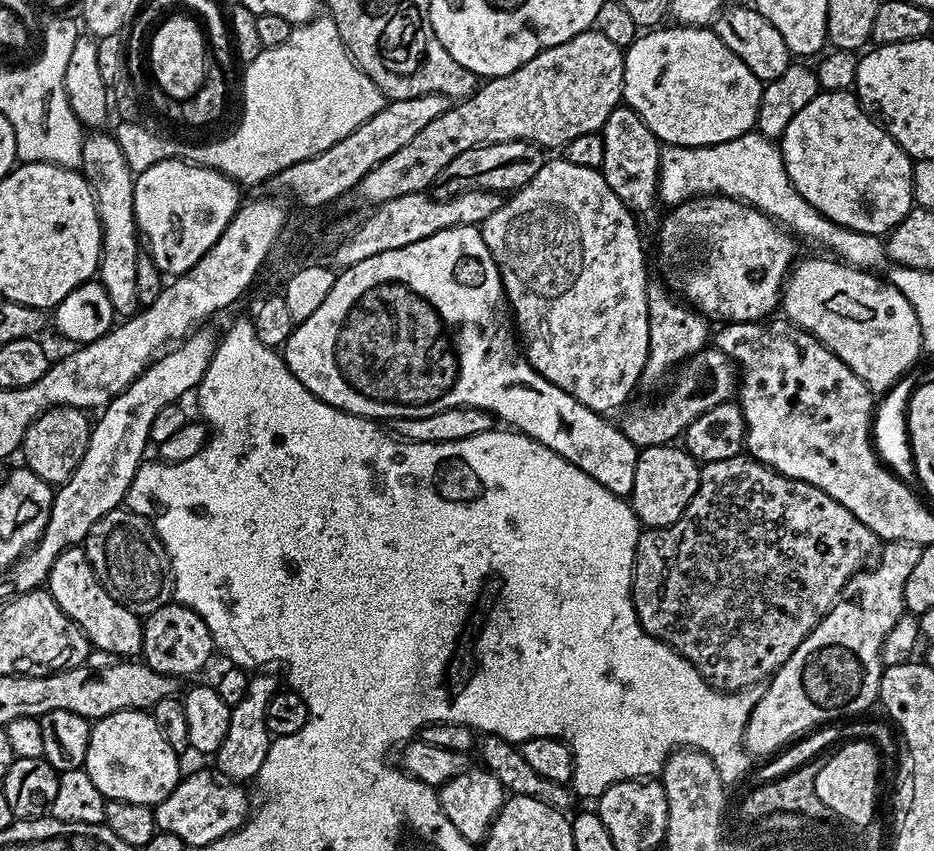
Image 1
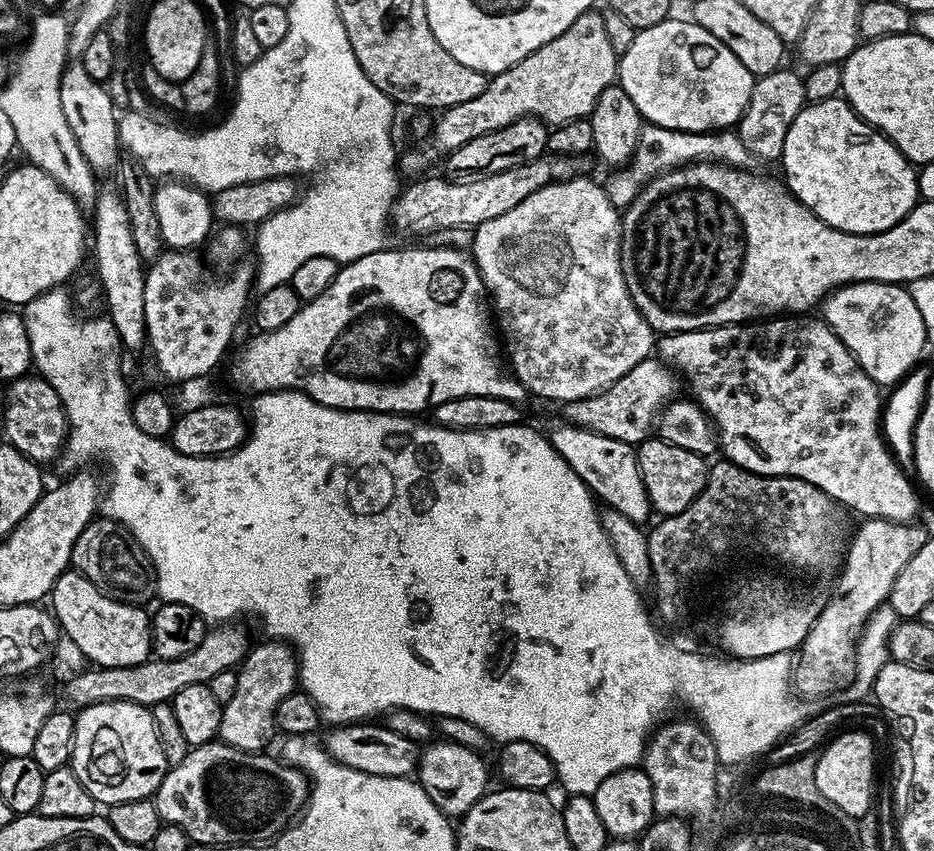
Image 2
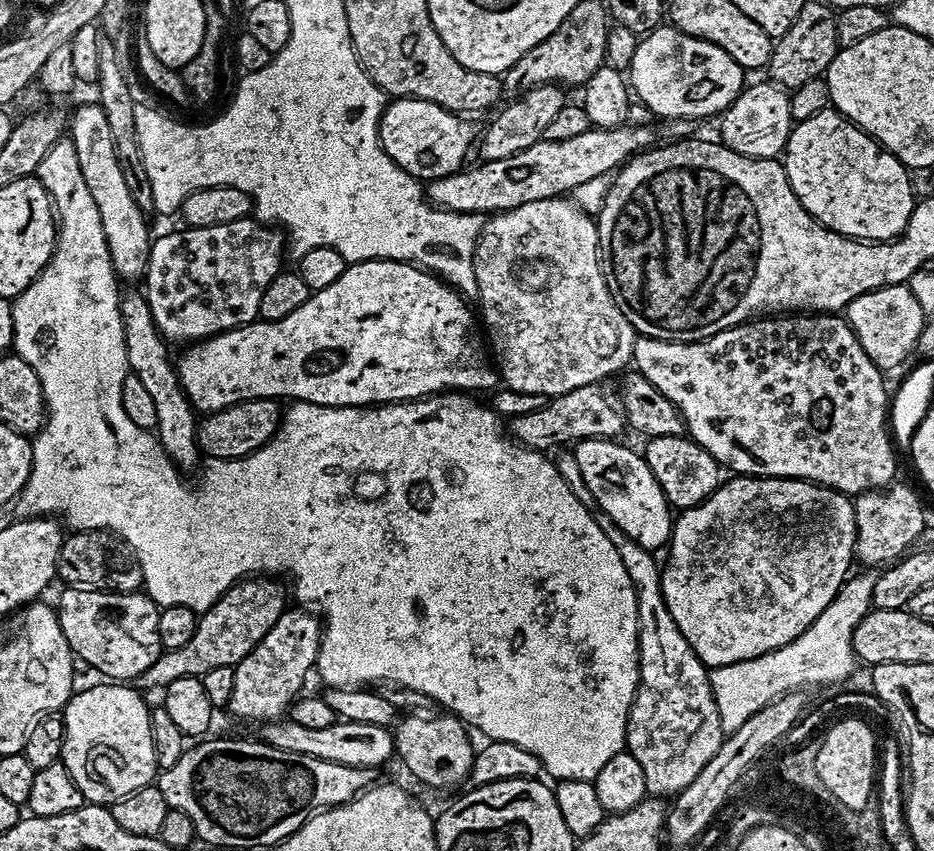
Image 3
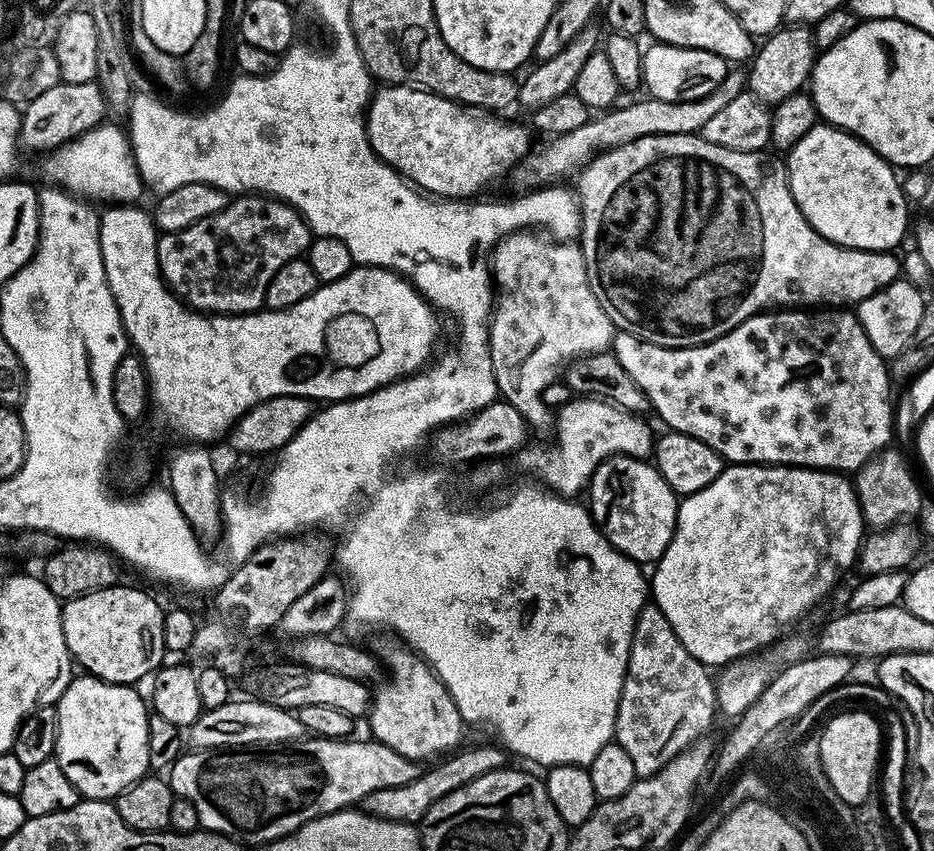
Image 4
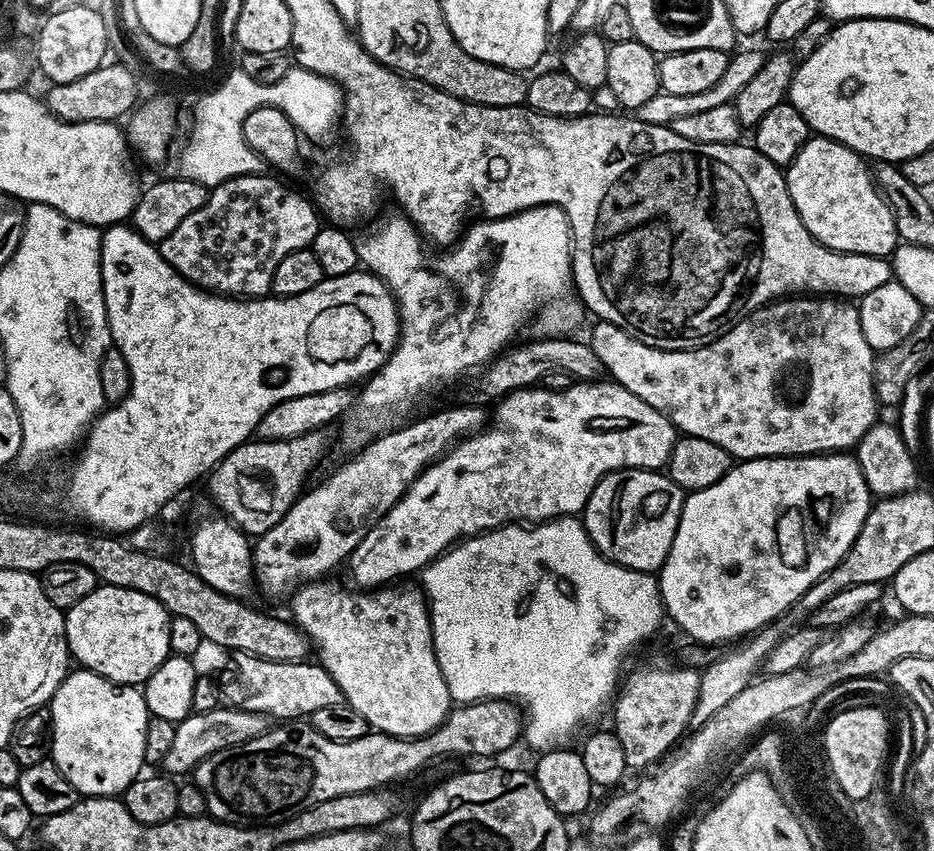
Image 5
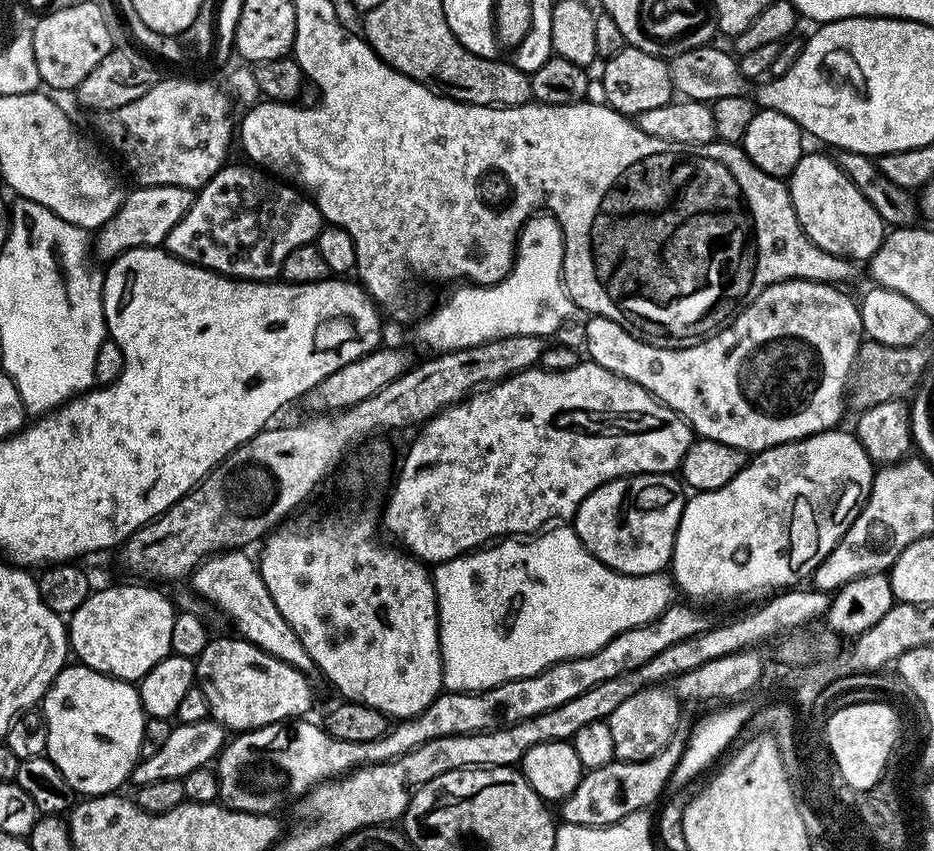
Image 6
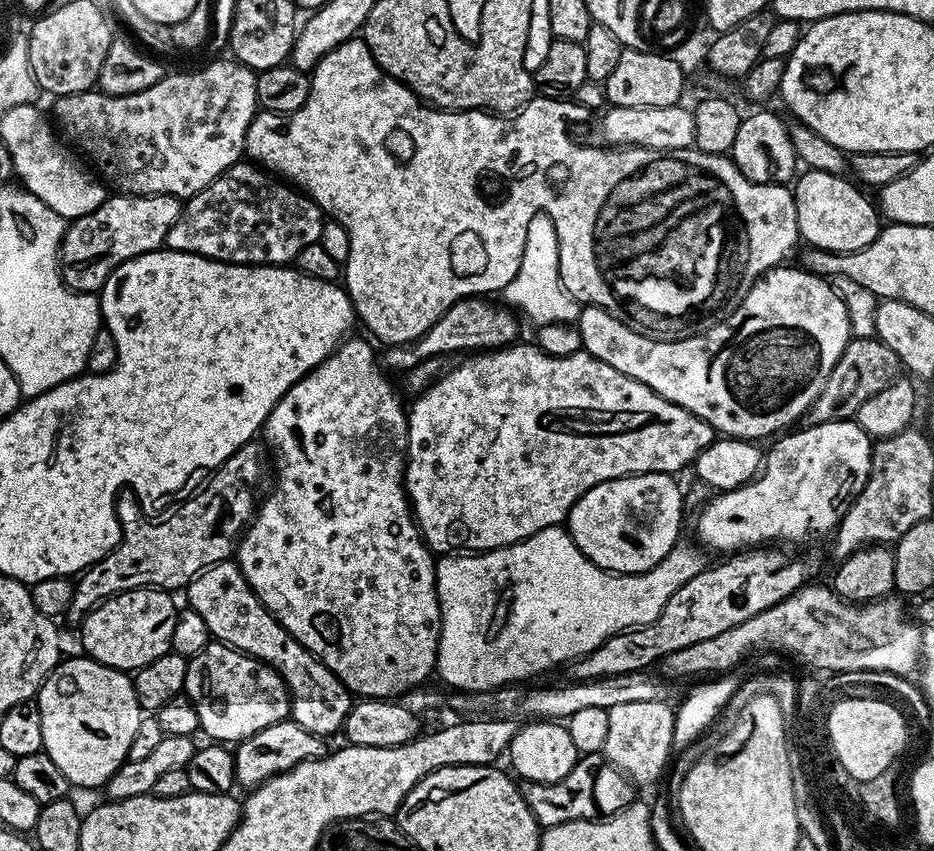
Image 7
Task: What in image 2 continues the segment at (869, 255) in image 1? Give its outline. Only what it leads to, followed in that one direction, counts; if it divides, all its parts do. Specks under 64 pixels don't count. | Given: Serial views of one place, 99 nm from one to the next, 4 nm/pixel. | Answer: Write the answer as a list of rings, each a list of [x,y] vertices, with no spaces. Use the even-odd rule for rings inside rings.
[[[645,123],[640,130],[640,141],[632,159],[623,165],[606,183],[610,202],[616,209],[623,210],[656,176],[669,172],[672,168],[683,168],[686,164],[711,162],[730,164],[733,168],[743,168],[750,160],[750,153],[742,138],[732,130],[713,130],[709,132],[683,132],[678,129],[664,129],[662,126]]]

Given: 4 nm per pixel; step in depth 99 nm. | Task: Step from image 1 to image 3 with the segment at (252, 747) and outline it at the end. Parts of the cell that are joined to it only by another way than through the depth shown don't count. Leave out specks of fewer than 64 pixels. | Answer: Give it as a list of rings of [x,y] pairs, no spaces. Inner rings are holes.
[[[296,606],[293,612],[292,609],[285,610],[278,622],[270,626],[266,638],[262,638],[262,642],[258,642],[258,646],[254,646],[254,650],[236,664],[234,694],[227,711],[233,712],[240,720],[275,722],[281,719],[287,713],[288,705],[301,695],[300,687],[308,671],[311,673],[315,669],[321,639],[322,620],[315,611],[300,606]]]

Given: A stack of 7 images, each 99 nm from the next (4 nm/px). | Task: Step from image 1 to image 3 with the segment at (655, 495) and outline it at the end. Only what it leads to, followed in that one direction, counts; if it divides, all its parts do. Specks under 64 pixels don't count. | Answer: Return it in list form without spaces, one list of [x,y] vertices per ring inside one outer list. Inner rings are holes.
[[[687,435],[654,436],[642,448],[644,461],[650,466],[662,494],[673,509],[683,510],[698,506],[722,483],[722,466],[702,446],[698,446]]]

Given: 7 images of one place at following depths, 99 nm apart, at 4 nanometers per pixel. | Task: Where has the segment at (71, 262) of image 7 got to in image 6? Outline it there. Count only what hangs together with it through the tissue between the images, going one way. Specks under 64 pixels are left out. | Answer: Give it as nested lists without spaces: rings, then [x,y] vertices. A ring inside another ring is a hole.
[[[136,186],[125,195],[122,206],[94,236],[94,256],[111,262],[132,248],[154,248],[167,241],[170,230],[190,210],[193,189],[182,186]]]

